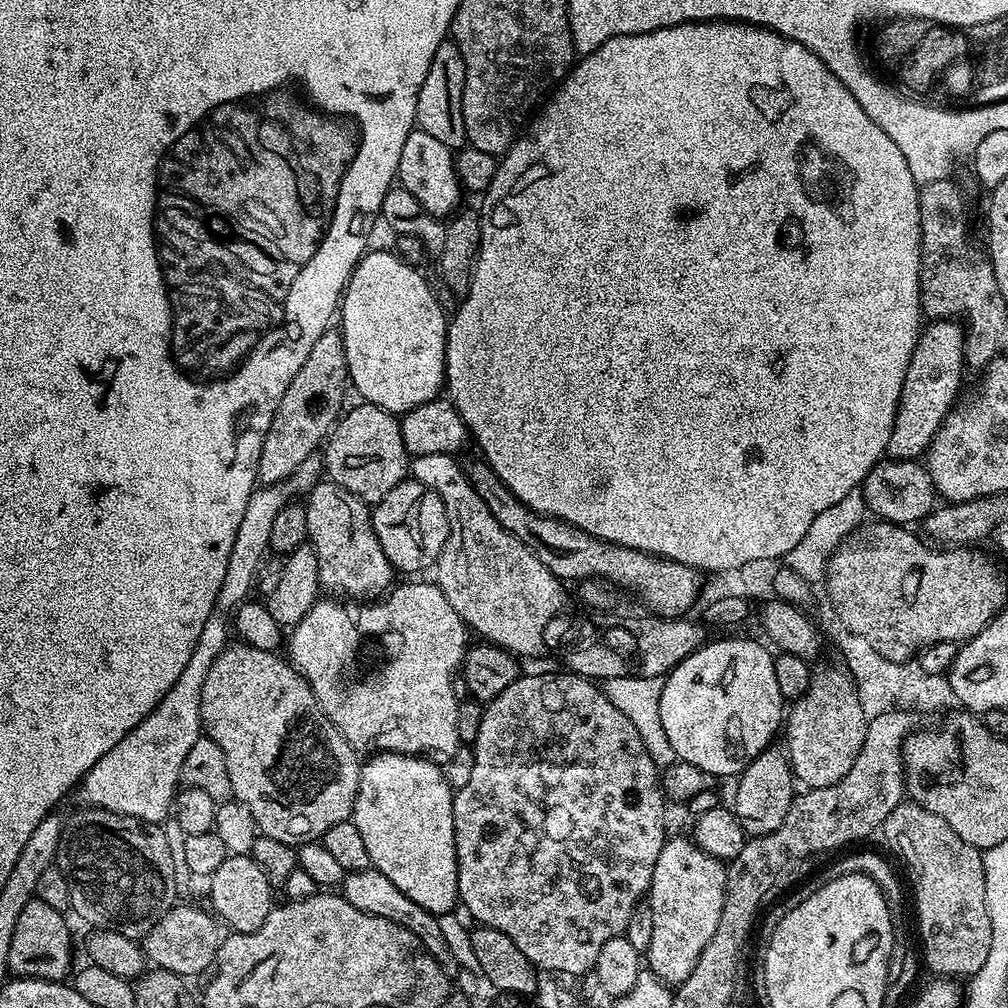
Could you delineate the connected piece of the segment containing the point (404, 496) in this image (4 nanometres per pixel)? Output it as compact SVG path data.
M405 478L382 502L374 505L371 514L374 534L397 573L431 569L440 559L448 537L446 506L442 506L442 498L422 482Z

